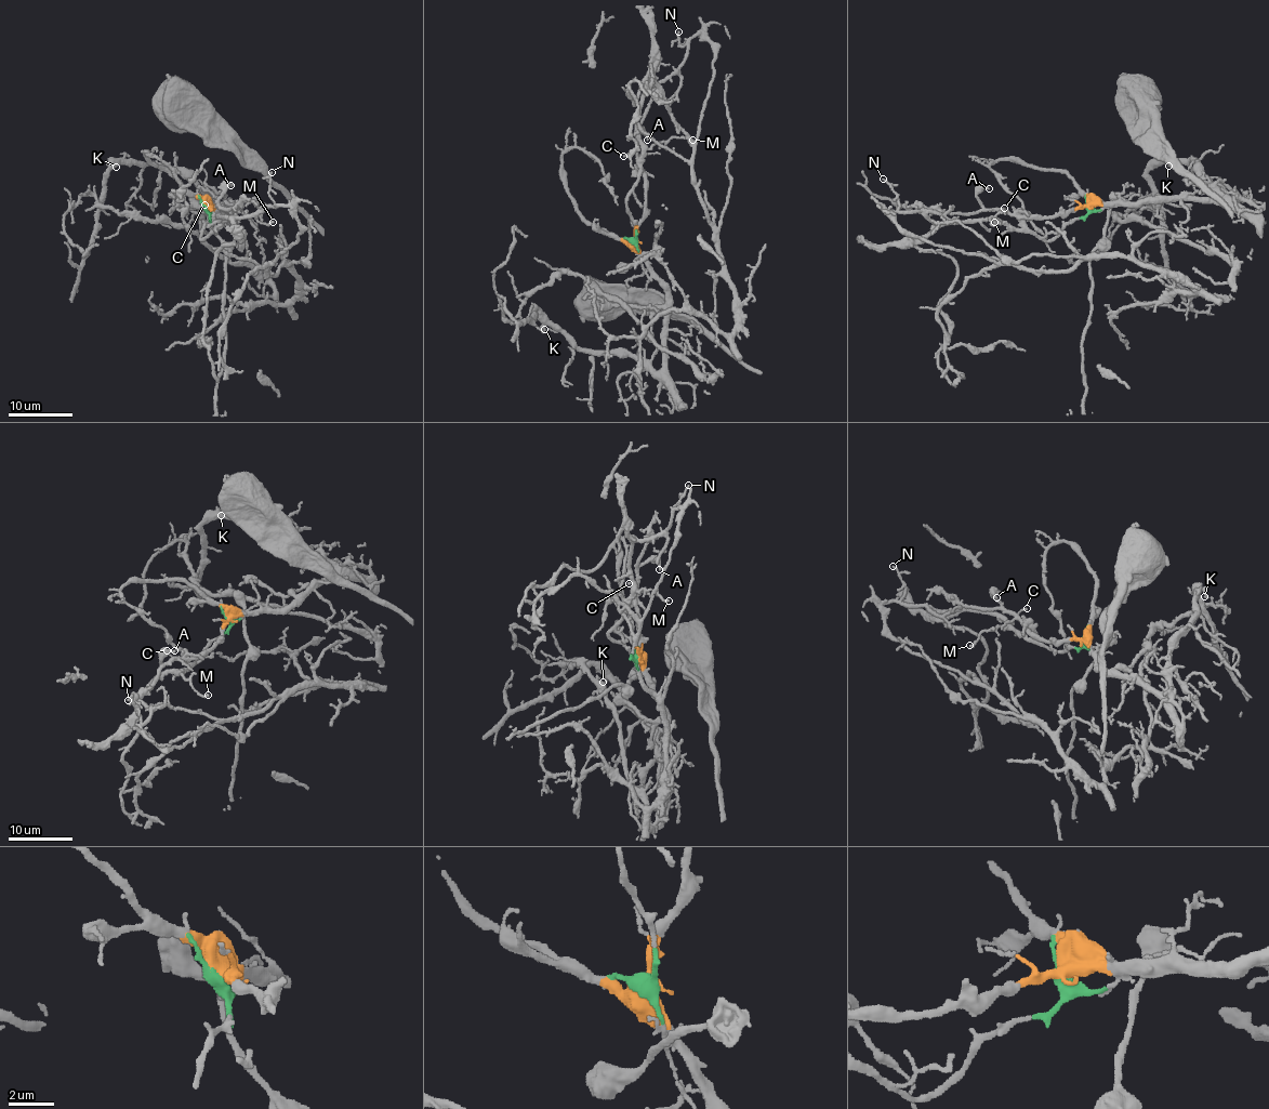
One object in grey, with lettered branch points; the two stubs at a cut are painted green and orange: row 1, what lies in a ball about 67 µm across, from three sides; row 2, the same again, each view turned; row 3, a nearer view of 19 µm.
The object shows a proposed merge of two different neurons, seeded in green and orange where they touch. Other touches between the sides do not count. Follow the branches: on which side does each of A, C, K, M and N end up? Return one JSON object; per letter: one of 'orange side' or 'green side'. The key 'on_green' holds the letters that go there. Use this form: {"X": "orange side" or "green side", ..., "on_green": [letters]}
{"A": "orange side", "C": "orange side", "K": "orange side", "M": "green side", "N": "green side", "on_green": ["M", "N"]}

